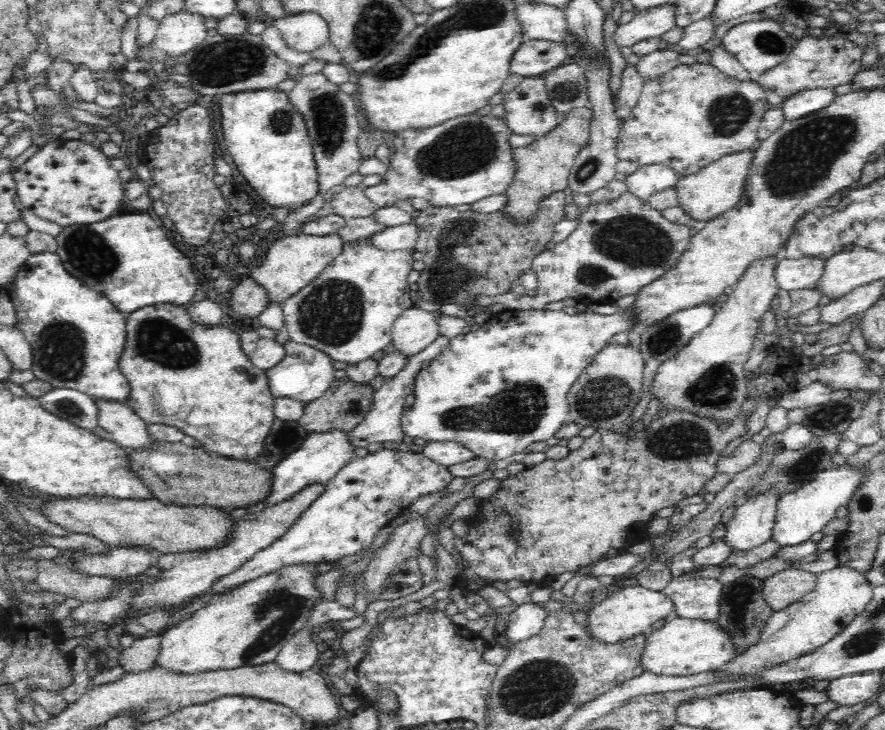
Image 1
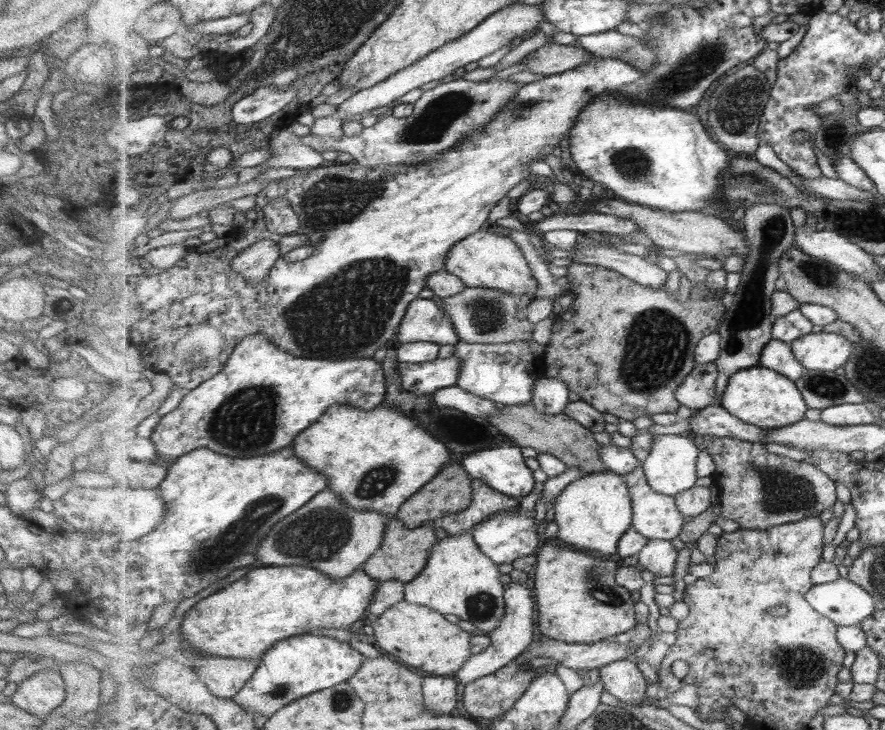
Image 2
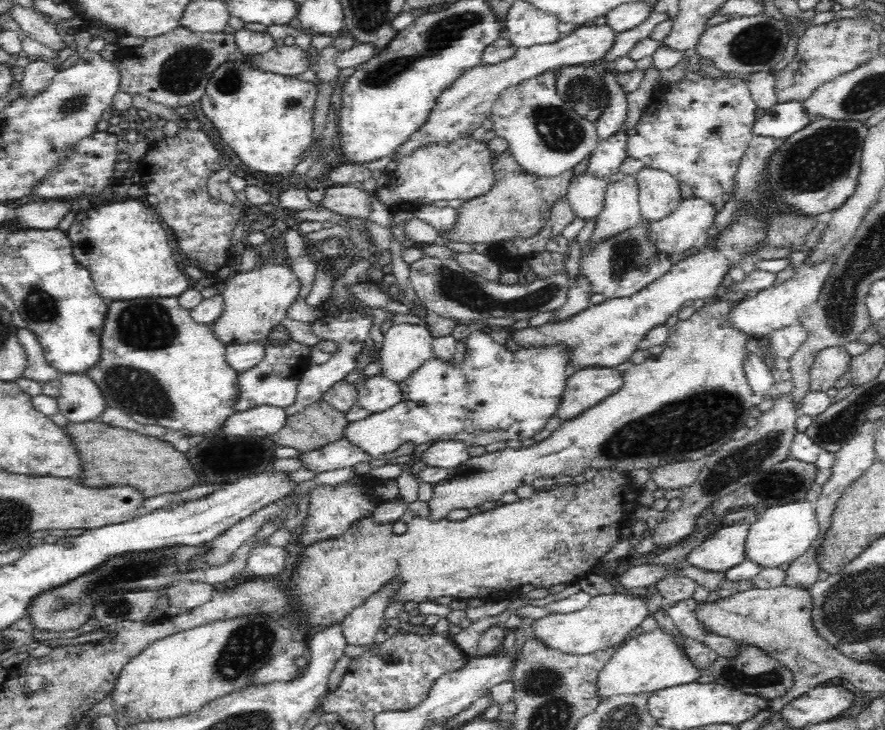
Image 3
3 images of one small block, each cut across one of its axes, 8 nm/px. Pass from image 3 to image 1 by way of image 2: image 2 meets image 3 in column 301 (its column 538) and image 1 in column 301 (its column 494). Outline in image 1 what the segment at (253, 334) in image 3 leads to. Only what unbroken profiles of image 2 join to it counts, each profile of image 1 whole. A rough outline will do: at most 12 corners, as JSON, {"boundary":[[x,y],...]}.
{"boundary":[[339,232],[282,236],[250,277],[281,304],[344,250]]}

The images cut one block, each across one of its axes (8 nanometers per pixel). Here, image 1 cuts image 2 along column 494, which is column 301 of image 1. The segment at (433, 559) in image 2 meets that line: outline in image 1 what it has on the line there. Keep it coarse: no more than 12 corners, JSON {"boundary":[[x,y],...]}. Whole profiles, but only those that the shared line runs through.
{"boundary":[[301,561],[164,630],[156,666],[273,662],[325,600]]}

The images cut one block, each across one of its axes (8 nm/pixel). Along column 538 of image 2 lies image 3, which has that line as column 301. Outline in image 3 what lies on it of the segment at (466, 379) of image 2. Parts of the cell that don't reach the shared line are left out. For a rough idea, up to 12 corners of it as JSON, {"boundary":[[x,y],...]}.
{"boundary":[[266,337],[238,374],[236,411],[296,402],[313,346]]}

